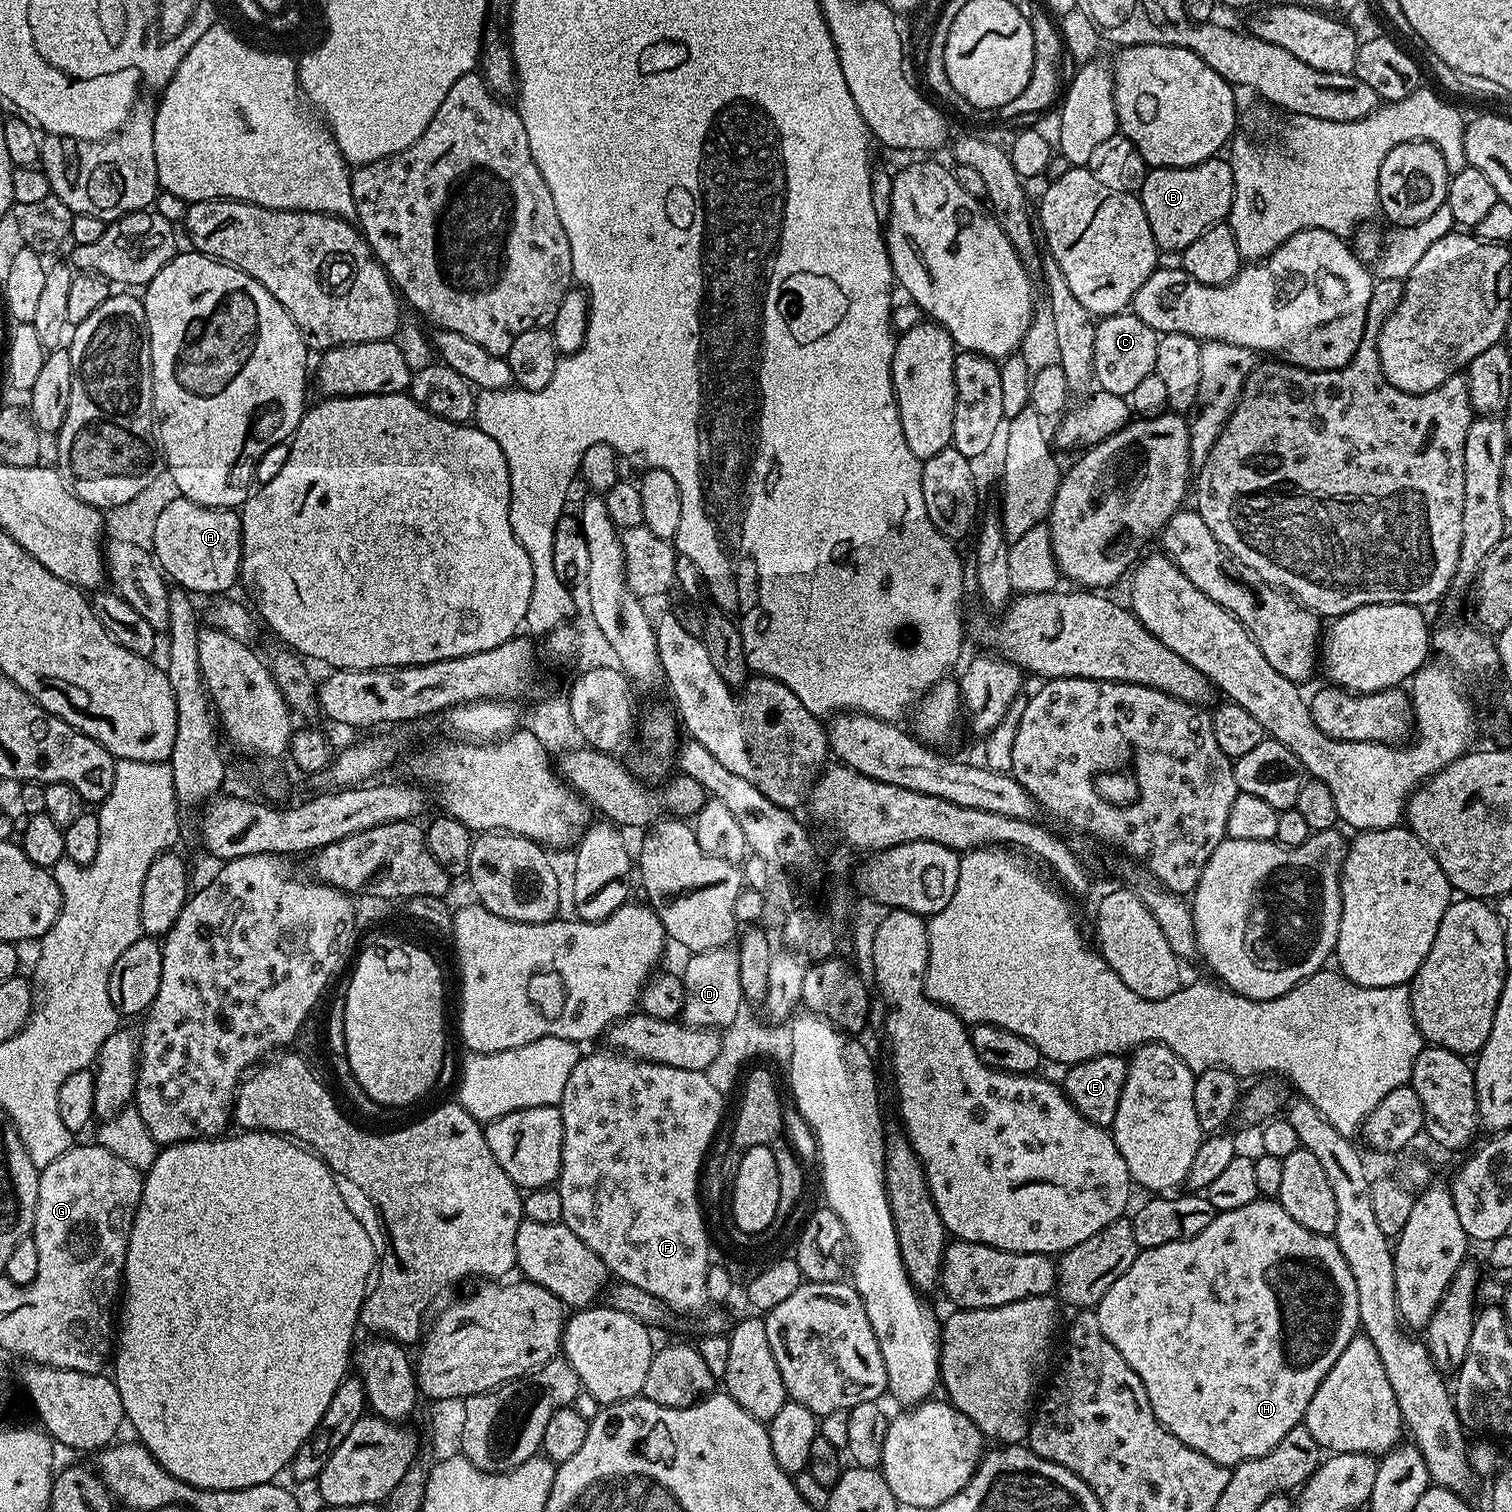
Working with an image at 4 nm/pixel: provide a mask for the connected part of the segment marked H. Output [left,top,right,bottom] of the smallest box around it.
[1094,1198,1360,1466]

